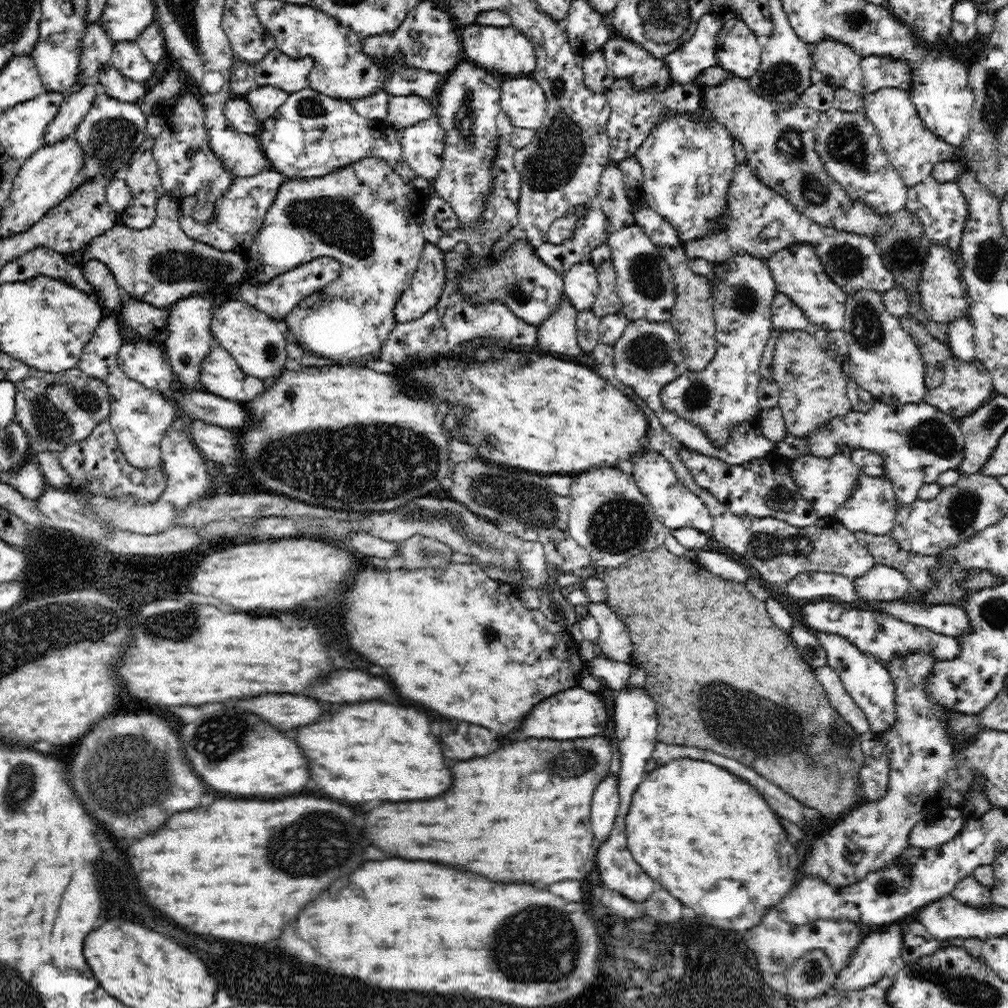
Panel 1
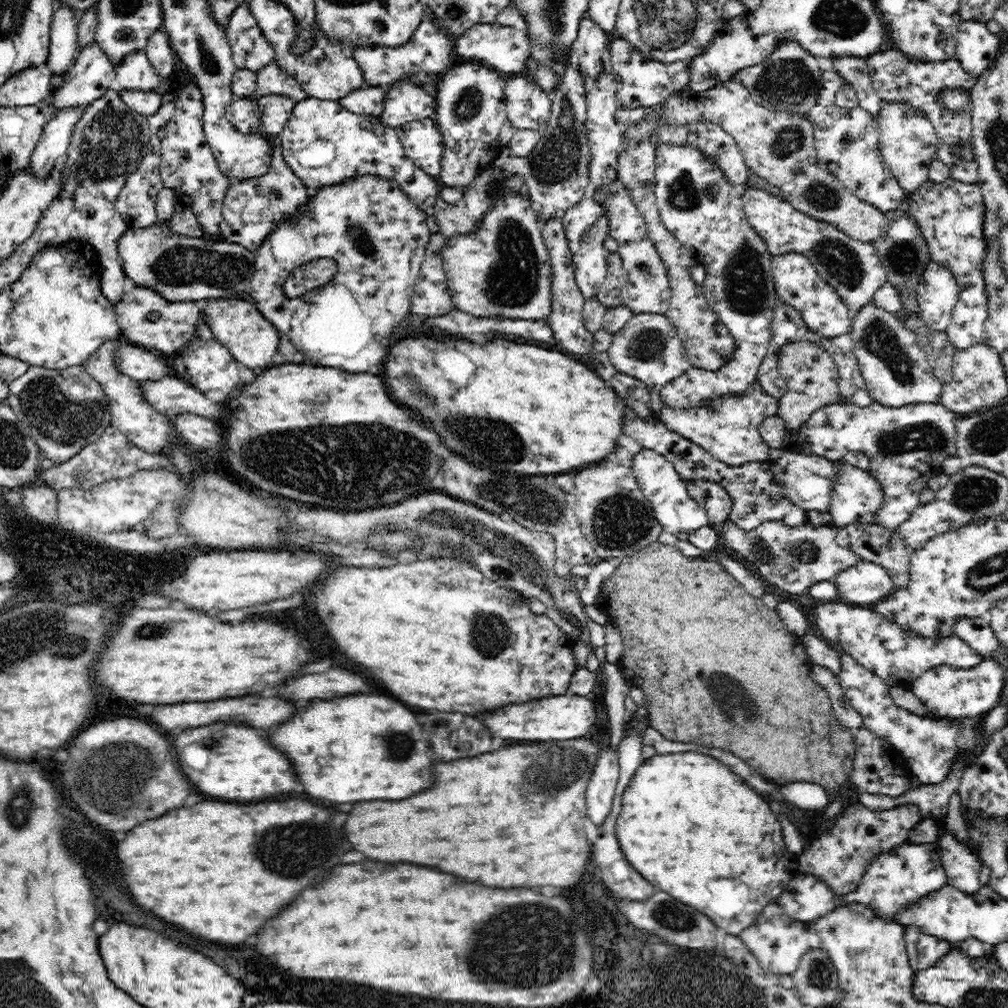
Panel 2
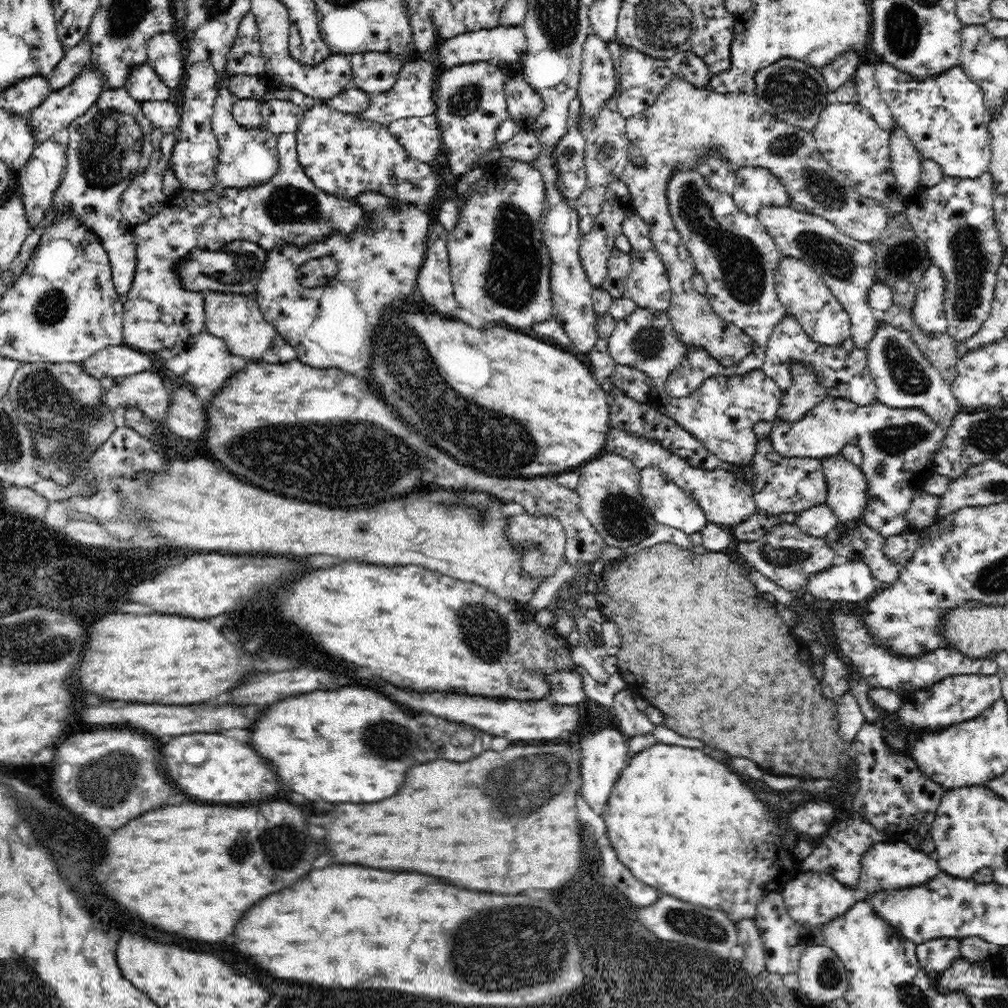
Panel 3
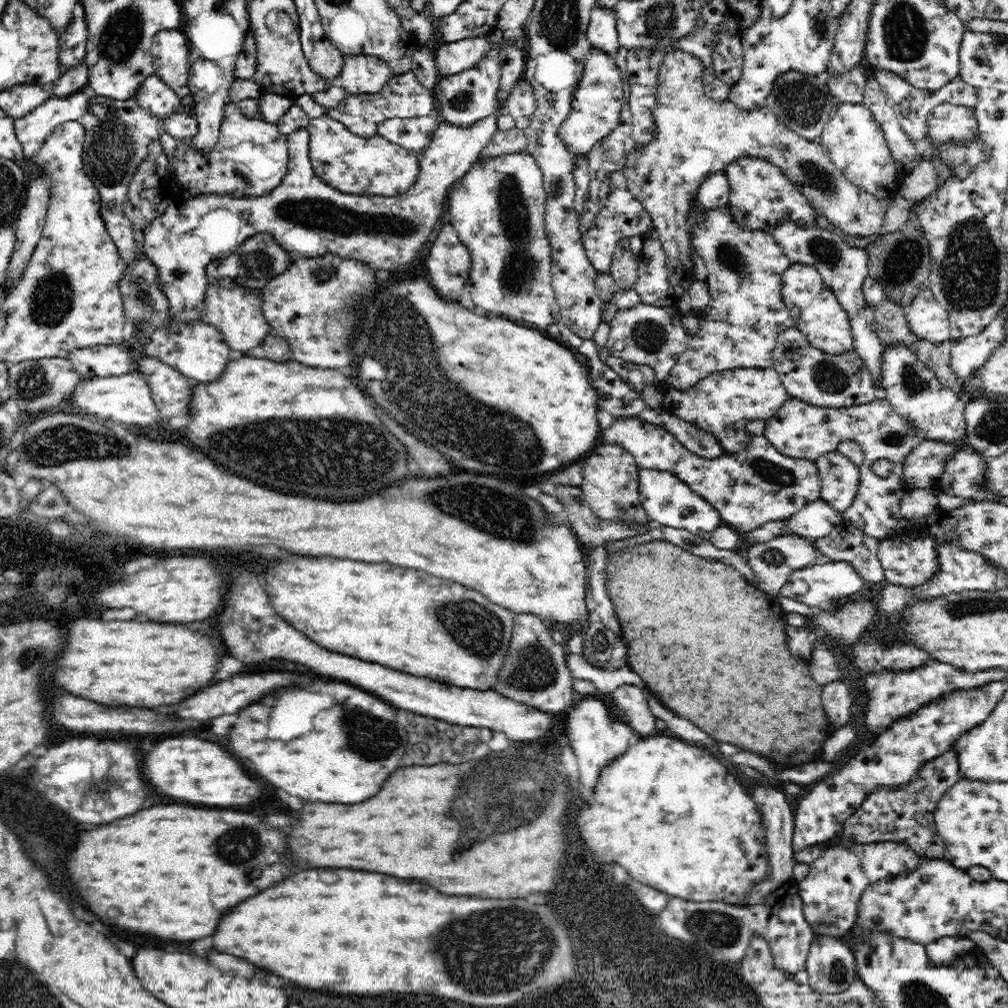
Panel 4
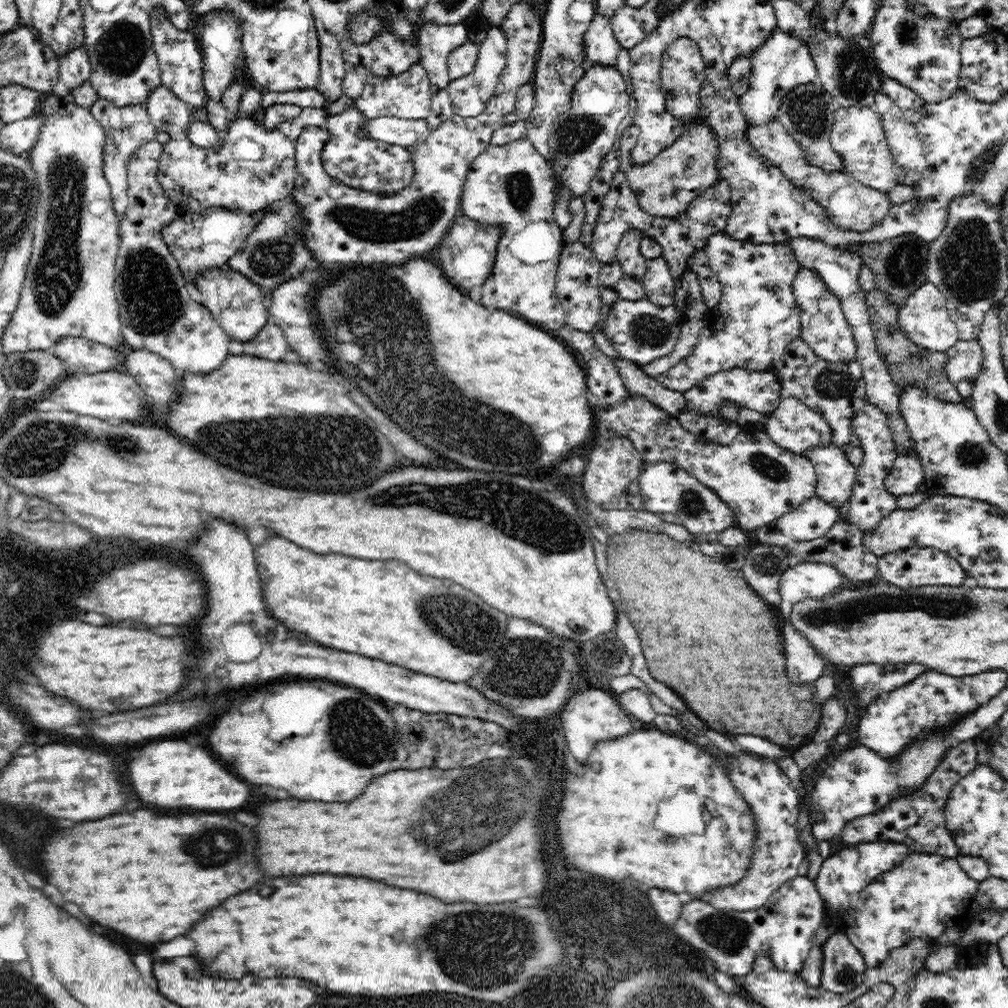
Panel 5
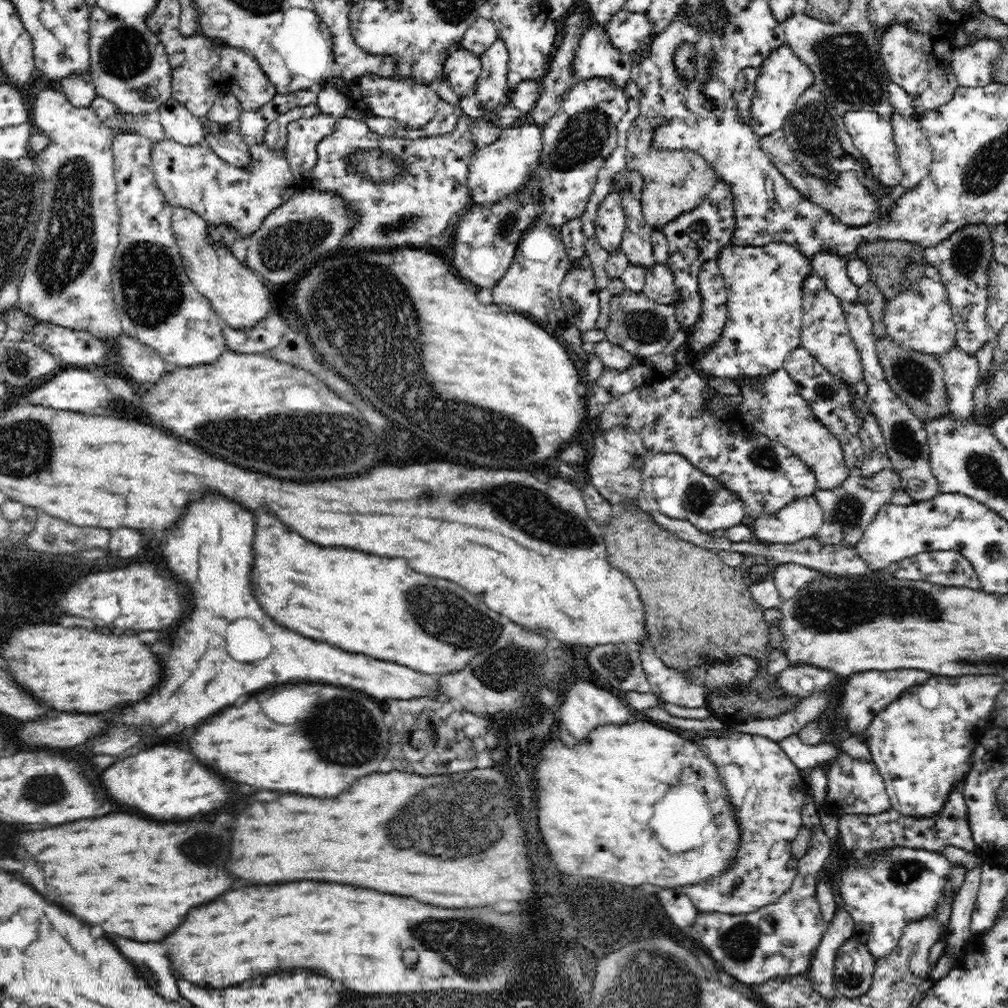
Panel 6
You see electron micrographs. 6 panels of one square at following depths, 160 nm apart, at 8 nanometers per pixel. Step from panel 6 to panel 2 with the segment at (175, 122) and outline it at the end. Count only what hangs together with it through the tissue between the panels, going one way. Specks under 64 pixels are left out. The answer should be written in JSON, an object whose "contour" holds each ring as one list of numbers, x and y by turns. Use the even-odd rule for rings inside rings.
{"contour":[[144,50,130,54,115,67,115,78,111,89,118,91,154,91,161,76,150,64]]}

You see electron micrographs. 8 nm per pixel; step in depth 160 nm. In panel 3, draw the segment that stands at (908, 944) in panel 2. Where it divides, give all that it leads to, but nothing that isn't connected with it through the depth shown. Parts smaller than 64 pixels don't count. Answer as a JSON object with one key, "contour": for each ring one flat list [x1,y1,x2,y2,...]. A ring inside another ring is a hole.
{"contour":[[939,938,916,945,919,967,932,974,941,973,962,958,960,941,956,938]]}

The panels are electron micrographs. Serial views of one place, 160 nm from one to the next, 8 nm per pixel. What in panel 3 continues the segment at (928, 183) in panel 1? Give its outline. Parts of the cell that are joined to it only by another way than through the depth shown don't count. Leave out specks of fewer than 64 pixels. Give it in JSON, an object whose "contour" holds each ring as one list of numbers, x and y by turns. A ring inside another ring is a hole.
{"contour":[[986,171,974,179,943,175,936,186,918,189,902,198,904,215,928,249,929,257,944,273,944,310,947,334,960,343,972,339,988,318,995,300,998,266,1004,245,995,226,995,183]]}

